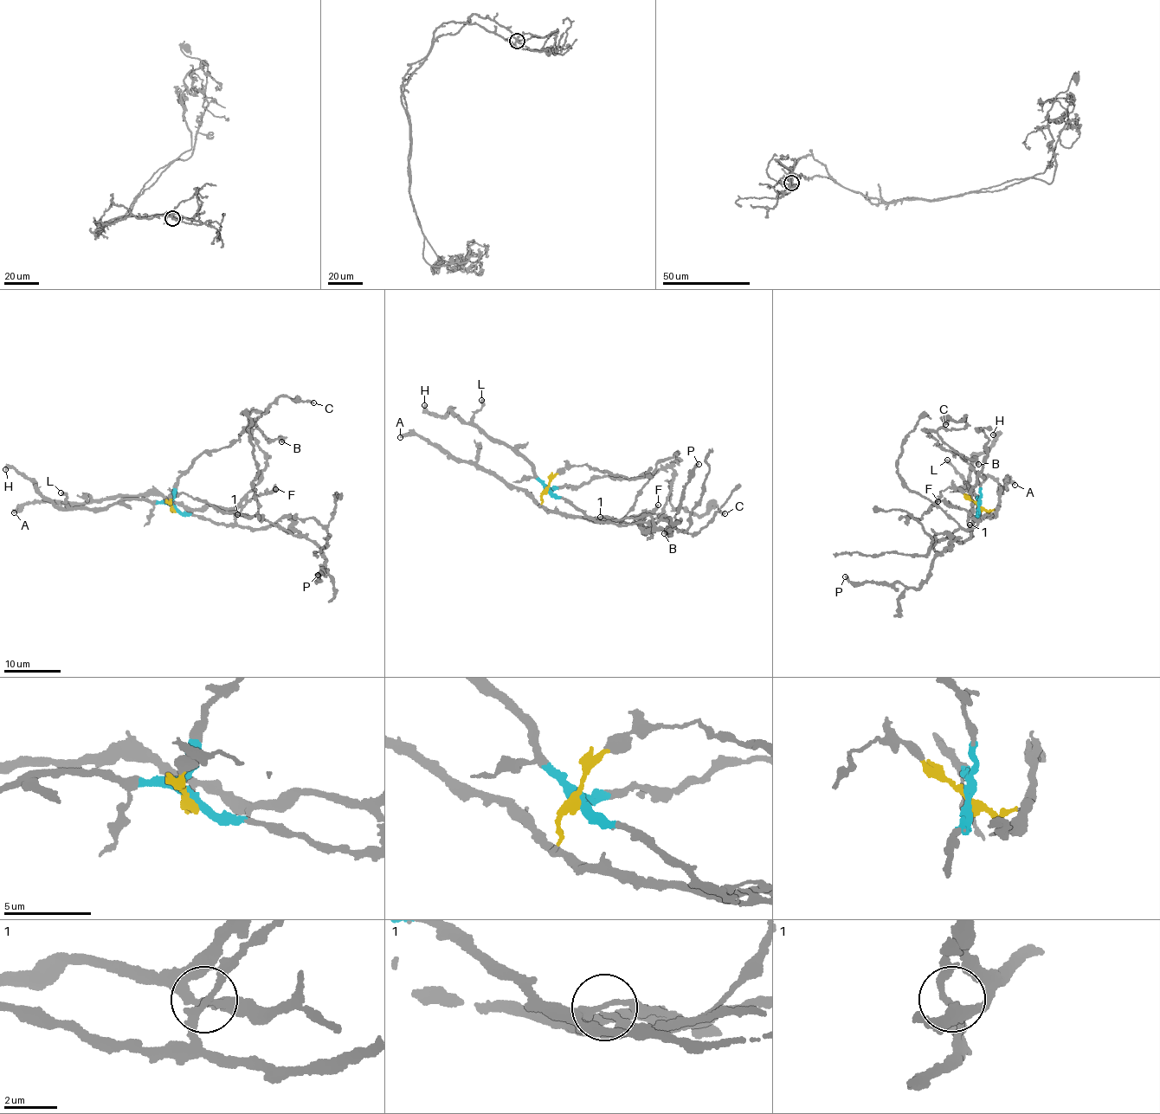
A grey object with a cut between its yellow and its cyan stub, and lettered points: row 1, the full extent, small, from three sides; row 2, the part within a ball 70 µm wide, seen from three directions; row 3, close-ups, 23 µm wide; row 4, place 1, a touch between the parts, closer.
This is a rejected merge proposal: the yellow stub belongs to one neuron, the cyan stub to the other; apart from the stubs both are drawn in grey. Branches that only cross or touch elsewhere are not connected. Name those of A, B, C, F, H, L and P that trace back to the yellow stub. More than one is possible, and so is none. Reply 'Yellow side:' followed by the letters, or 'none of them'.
Yellow side: A, P

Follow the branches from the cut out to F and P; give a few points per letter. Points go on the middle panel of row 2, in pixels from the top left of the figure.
F: (548, 489), (593, 518), (607, 515), (620, 520), (647, 513), (658, 504)
P: (548, 489), (541, 505), (596, 522), (650, 515), (656, 527), (670, 536), (682, 489), (699, 463)

